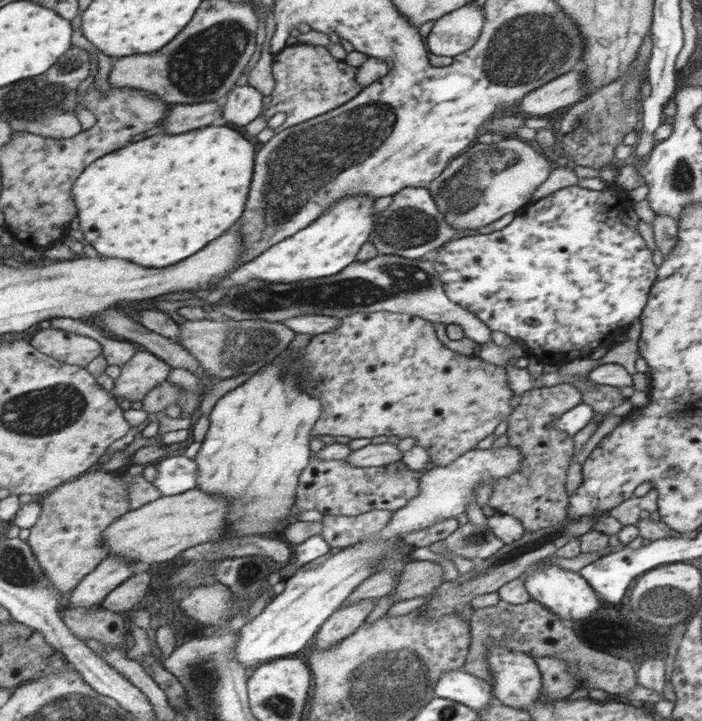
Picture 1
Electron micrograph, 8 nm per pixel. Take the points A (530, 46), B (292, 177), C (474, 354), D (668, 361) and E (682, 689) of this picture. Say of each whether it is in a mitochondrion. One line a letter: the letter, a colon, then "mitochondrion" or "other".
A: mitochondrion
B: mitochondrion
C: other
D: other
E: other

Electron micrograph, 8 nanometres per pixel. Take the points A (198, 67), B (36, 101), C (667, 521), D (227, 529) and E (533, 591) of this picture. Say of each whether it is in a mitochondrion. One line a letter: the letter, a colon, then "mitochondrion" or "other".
A: mitochondrion
B: mitochondrion
C: other
D: other
E: other

